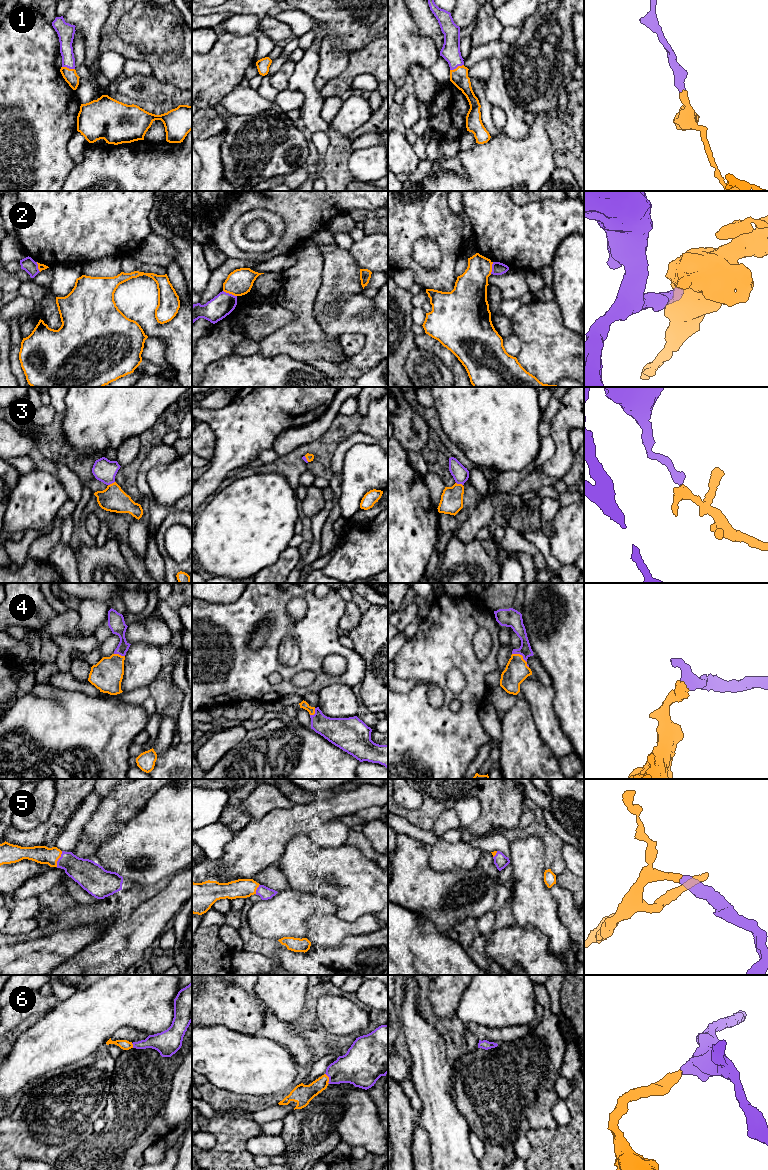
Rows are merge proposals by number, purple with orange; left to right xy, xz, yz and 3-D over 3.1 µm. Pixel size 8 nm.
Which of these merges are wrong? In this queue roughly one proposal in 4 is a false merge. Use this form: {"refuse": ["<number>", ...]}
{"refuse": ["2"]}

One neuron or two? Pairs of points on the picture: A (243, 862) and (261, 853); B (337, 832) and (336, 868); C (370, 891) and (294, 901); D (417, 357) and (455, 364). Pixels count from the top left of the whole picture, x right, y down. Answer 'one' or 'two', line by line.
A: one
B: two
C: two
D: two

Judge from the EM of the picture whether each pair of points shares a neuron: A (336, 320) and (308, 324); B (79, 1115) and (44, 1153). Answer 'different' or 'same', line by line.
A: different
B: same

